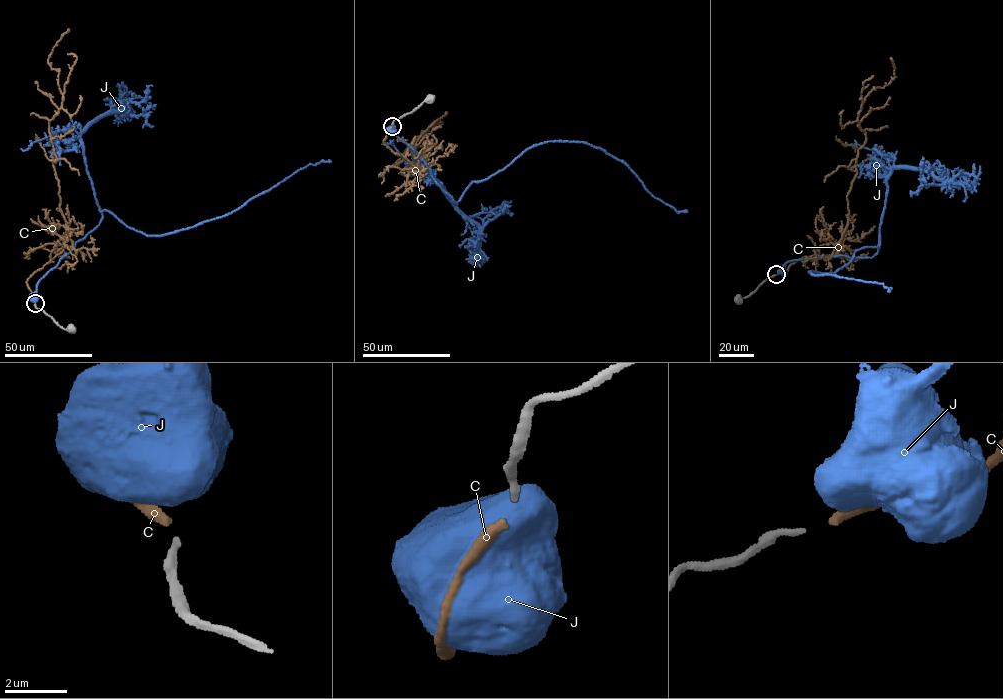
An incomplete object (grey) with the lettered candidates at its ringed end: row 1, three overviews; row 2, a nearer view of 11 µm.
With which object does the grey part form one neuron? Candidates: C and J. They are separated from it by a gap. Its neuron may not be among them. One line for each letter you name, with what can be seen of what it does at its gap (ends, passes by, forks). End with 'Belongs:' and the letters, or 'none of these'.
C: it ends there
Belongs: C

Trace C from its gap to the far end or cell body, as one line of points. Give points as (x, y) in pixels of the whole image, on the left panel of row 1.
C: (35, 302), (27, 279), (59, 254), (67, 233), (49, 128), (63, 95), (59, 70), (48, 62), (68, 29)

